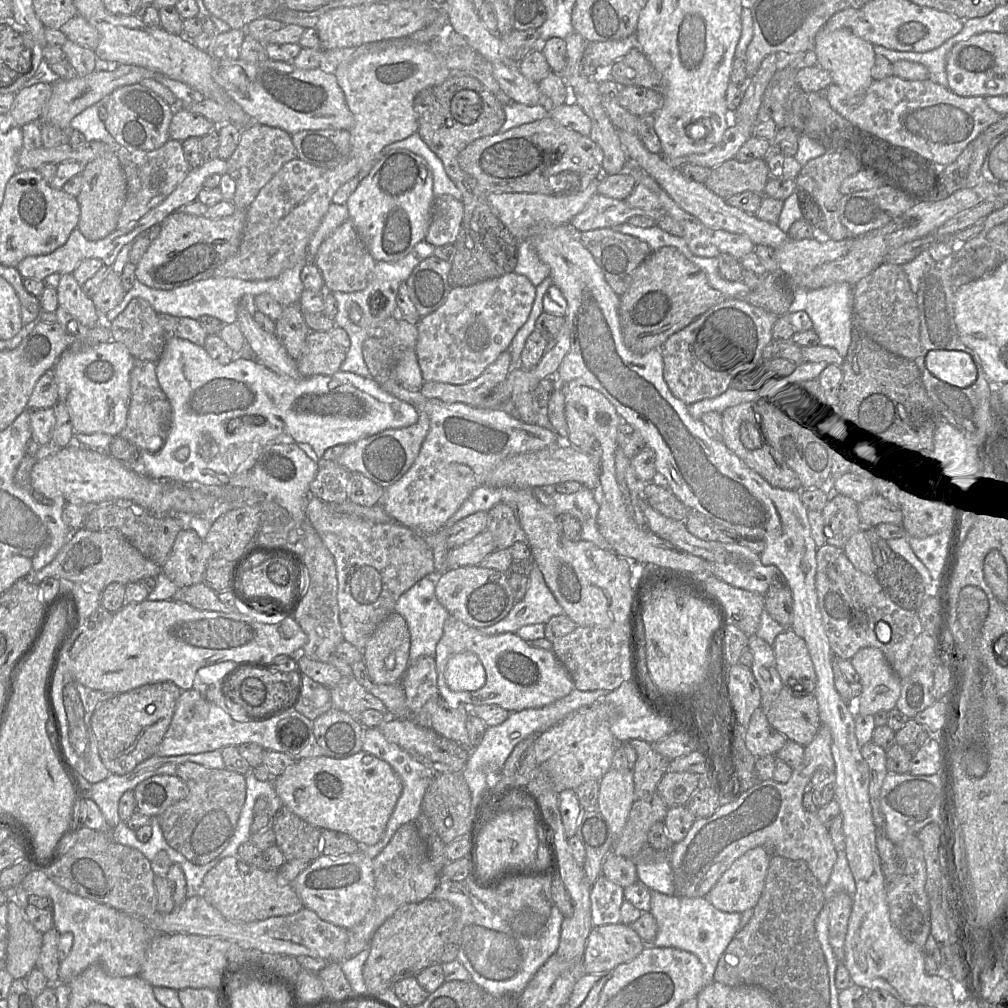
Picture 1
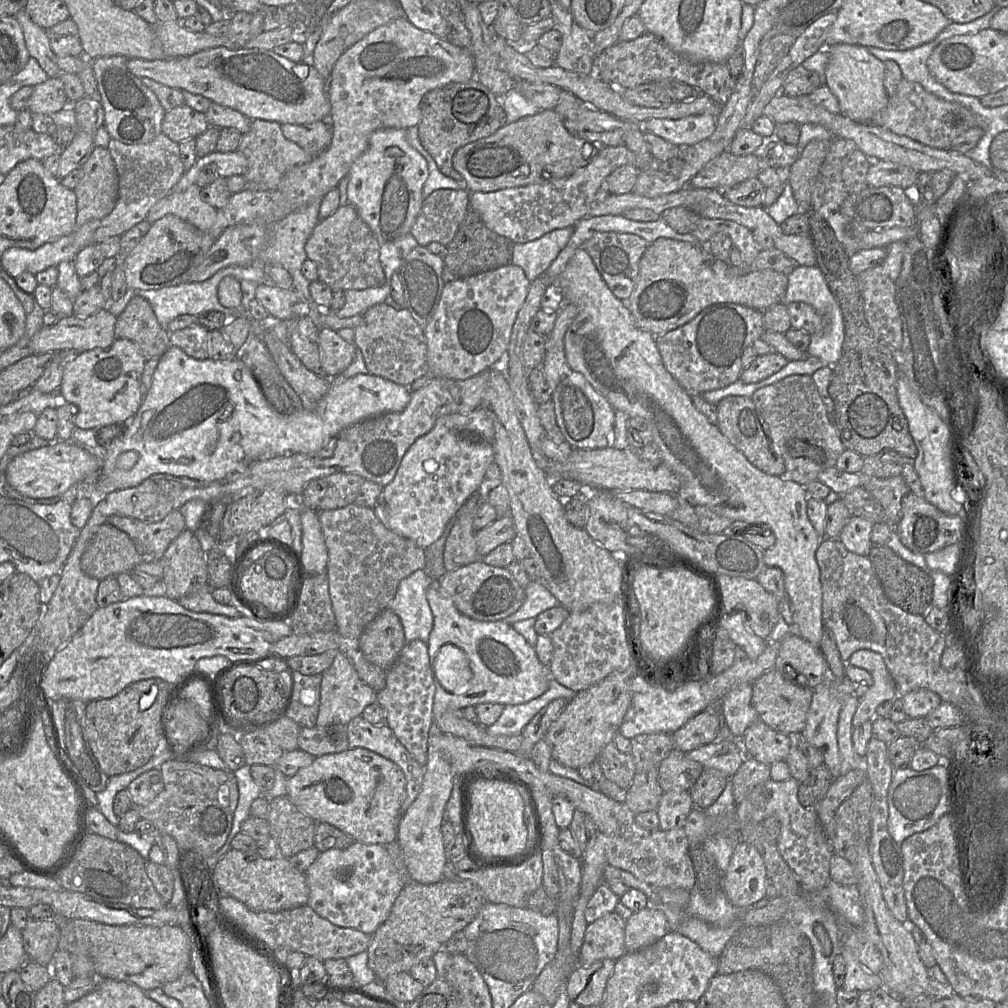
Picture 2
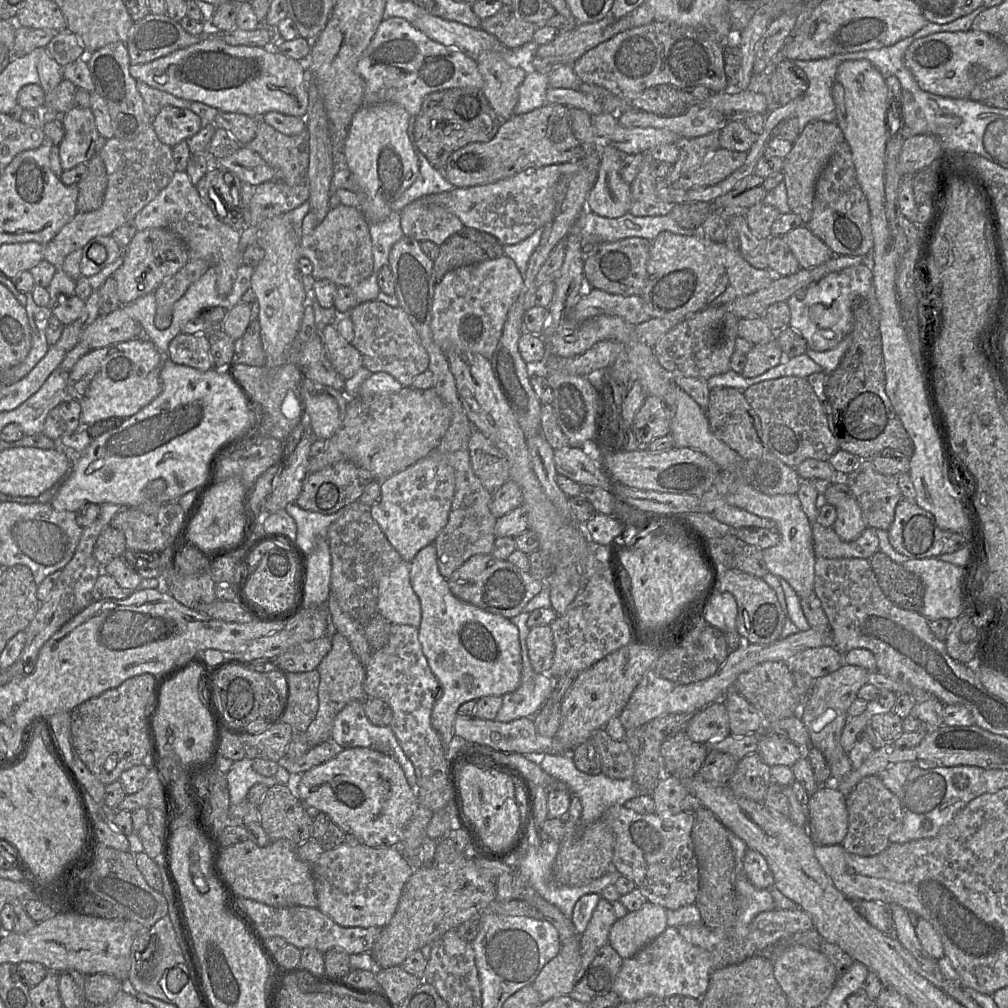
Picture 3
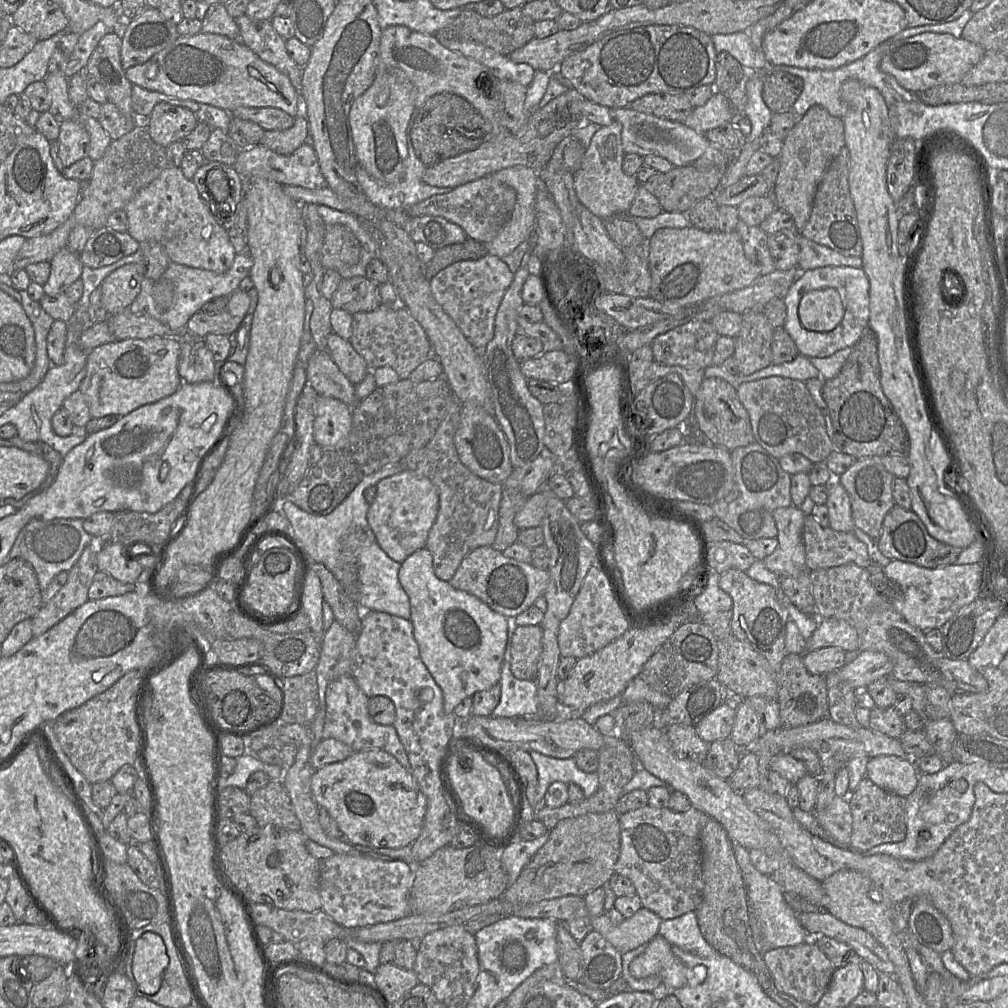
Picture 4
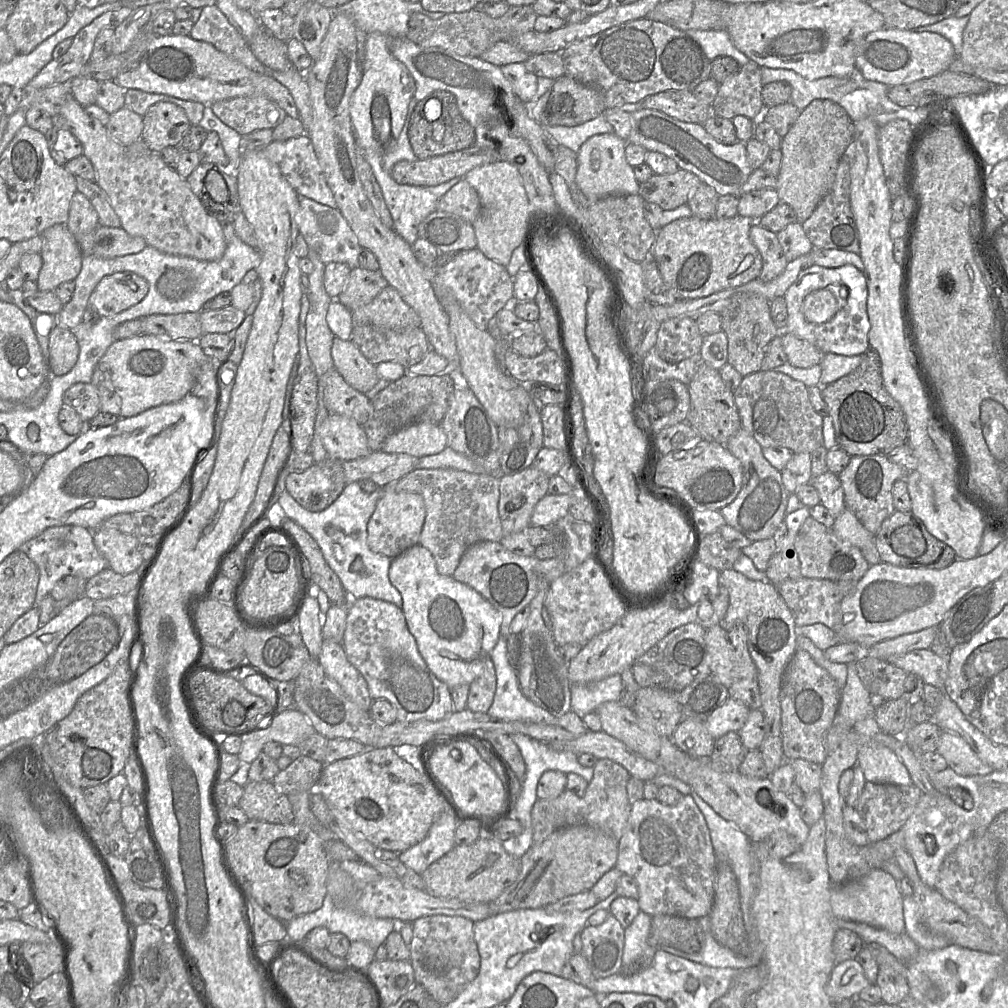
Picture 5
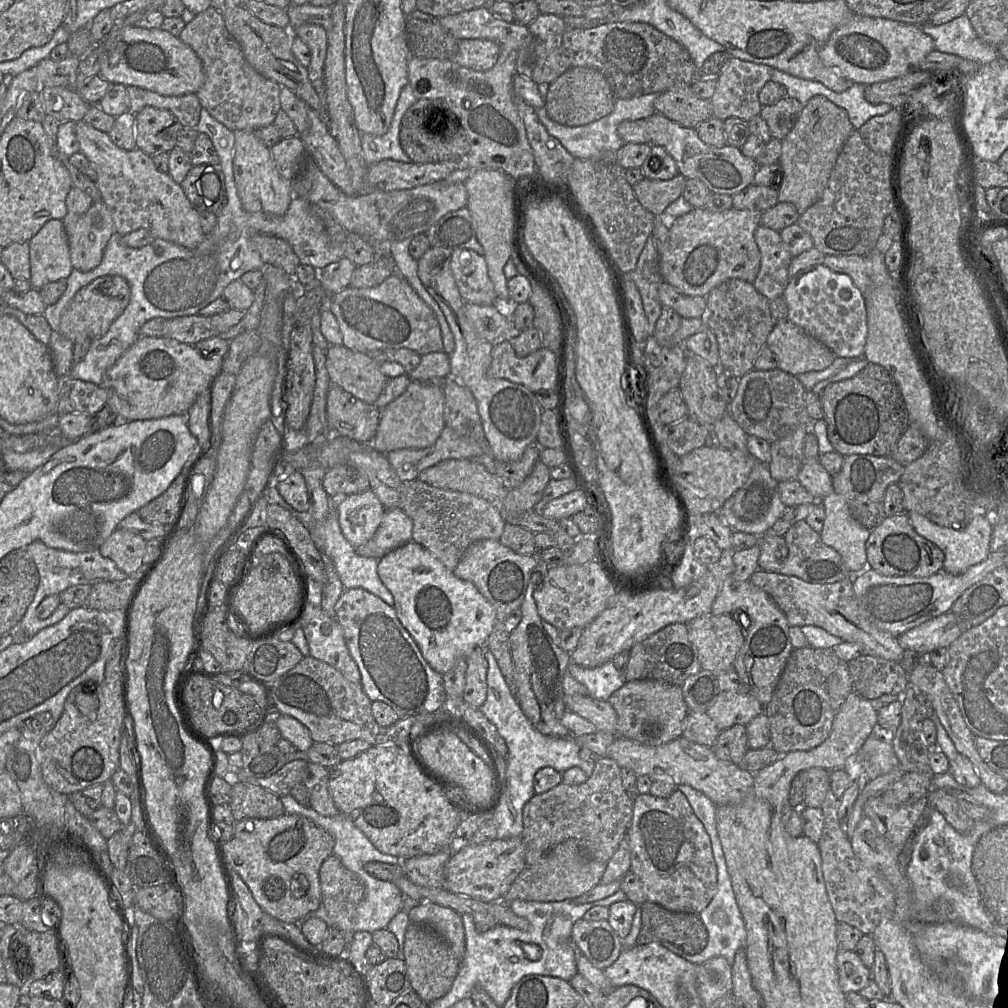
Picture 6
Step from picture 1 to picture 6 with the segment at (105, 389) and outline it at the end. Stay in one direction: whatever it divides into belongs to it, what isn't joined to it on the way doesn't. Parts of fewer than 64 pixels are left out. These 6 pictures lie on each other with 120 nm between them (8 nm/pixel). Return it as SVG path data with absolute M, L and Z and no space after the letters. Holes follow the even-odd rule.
M140 337L105 373L101 386L108 391L107 404L122 421L159 419L187 414L197 397L210 389L222 371L224 358L204 358L194 345L168 337Z

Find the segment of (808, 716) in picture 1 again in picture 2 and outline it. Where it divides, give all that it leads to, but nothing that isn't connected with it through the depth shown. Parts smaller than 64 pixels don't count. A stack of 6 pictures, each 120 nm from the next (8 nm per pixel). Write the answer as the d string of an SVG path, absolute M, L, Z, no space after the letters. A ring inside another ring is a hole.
M772 668L752 682L752 705L758 717L770 728L786 735L799 734L805 728L813 689L786 681L781 672Z

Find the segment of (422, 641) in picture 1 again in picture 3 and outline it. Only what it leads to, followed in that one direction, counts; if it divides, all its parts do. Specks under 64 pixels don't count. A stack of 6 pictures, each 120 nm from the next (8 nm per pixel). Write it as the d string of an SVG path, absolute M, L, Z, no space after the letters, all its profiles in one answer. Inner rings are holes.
M402 561L381 577L377 596L377 613L391 624L410 625L418 629L421 604L410 583L411 561Z

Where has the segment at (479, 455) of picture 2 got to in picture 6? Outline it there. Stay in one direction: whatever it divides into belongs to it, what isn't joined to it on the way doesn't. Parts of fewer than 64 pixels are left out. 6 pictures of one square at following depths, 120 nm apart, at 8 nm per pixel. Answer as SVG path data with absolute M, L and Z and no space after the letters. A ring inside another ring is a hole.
M400 508L385 509L375 534L356 548L357 554L380 559L393 549L412 540L412 520Z

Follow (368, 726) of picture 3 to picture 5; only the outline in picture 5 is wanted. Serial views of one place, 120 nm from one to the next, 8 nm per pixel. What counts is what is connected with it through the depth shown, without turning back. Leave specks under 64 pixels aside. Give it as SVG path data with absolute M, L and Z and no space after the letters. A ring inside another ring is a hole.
M323 639L318 662L325 673L334 679L345 694L361 709L370 711L372 700L361 673L348 661L342 643Z

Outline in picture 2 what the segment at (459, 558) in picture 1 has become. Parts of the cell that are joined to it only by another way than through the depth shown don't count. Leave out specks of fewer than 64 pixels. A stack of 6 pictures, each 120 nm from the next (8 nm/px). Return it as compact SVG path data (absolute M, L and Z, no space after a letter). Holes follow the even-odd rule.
M509 514L497 519L488 527L476 532L478 553L485 557L498 546L511 542L517 536L512 516Z

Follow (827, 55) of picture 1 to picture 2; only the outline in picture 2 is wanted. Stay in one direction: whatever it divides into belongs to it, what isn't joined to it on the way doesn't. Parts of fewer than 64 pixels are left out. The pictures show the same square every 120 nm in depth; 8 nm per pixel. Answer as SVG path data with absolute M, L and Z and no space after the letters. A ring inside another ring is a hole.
M835 44L825 49L829 53L825 85L836 96L841 113L855 122L870 122L888 102L888 94L883 82L884 62L873 56L867 47L860 45Z

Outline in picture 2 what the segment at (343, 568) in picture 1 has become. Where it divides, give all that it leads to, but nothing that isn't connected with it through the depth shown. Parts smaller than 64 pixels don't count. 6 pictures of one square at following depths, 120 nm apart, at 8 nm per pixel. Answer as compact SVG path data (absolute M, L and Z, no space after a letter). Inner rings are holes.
M351 503L317 512L328 552L326 574L337 632L359 639L366 625L388 608L401 580L425 569L425 549L386 528L374 509Z

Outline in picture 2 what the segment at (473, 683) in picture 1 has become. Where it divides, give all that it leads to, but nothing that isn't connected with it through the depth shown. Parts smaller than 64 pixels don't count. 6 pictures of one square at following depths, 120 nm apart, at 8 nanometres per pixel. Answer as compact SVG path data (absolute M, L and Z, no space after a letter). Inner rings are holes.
M453 644L440 647L434 662L434 673L448 692L467 685L473 677L466 653Z

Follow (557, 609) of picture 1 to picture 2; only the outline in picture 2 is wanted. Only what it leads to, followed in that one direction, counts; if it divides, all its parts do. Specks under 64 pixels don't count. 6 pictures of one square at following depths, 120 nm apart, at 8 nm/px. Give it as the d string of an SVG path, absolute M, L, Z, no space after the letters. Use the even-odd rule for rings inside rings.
M531 581L525 588L525 601L514 614L501 620L512 626L514 623L529 618L536 618L540 613L561 606L557 598L541 583Z

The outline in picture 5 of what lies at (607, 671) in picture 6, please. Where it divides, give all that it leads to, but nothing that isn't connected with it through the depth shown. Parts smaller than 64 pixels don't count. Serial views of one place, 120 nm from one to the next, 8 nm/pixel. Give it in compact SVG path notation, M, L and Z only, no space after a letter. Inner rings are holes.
M619 674L591 684L570 683L571 710L582 719L601 704L618 701L621 690L622 679Z

